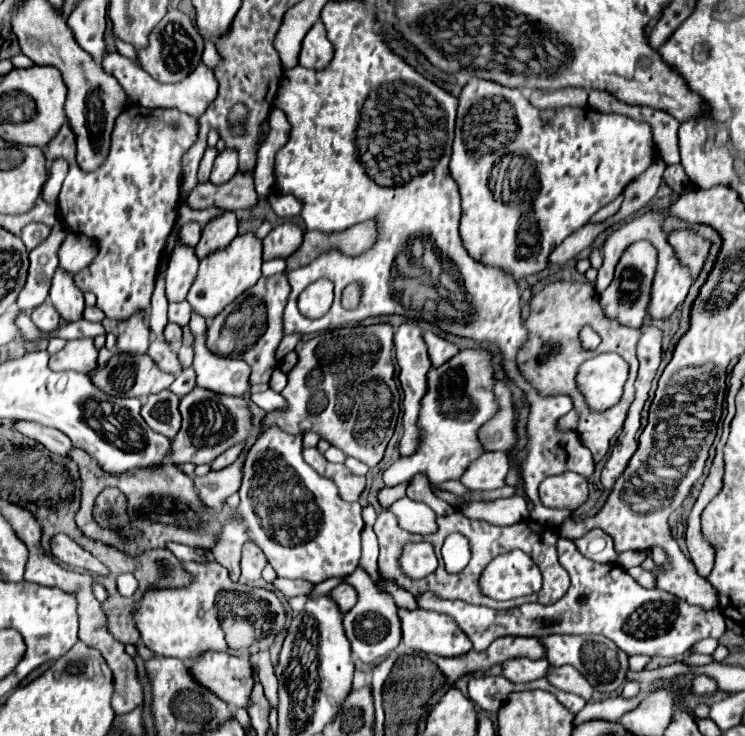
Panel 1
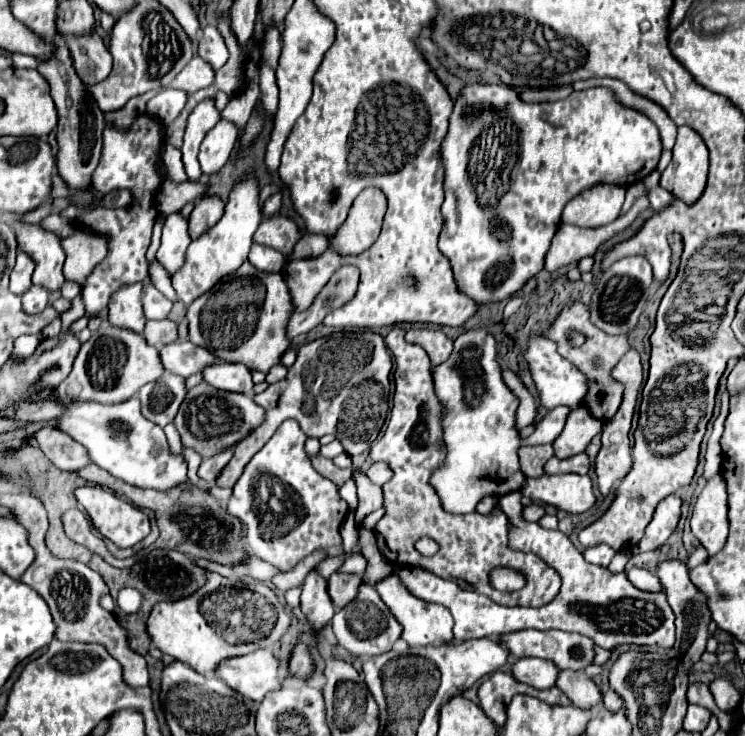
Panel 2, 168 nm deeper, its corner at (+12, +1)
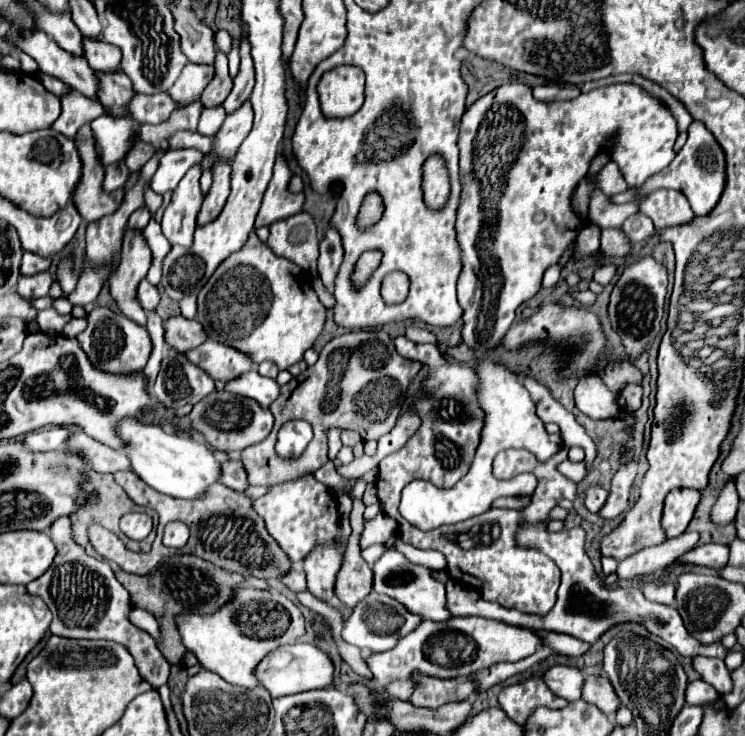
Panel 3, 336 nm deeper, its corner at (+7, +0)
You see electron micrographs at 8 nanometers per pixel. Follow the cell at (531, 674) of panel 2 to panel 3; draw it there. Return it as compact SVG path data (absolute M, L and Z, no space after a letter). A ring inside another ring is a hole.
M553 665L545 675L543 681L549 685L549 689L567 701L581 699L581 689L585 683L585 677L577 667L567 665Z

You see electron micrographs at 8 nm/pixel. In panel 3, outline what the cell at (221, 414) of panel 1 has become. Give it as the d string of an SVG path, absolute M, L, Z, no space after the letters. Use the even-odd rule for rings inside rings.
M217 391L201 399L189 413L189 419L193 421L193 427L205 437L205 441L225 455L237 455L245 447L263 441L273 429L273 415L269 409L263 409L253 399L239 397L229 391Z

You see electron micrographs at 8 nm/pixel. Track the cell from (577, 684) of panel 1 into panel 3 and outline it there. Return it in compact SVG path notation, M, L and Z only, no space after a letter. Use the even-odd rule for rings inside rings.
M589 675L583 685L583 699L587 703L597 705L603 713L615 715L619 709L619 697L613 691L613 685L609 685L609 679L603 675Z

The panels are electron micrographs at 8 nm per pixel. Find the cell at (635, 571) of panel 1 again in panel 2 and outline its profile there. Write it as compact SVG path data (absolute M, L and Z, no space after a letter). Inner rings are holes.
M630 568L630 570L626 572L626 576L628 576L628 580L630 580L636 588L640 588L640 590L646 590L646 592L658 592L658 590L662 590L662 584L660 584L658 576L652 574L652 572L648 572L648 570Z

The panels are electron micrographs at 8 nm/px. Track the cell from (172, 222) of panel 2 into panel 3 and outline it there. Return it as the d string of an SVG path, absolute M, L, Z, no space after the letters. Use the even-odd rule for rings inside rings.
M201 163L193 165L185 173L177 189L173 191L171 203L165 209L165 215L161 219L161 229L171 245L189 247L193 243L195 217L205 197L199 189L199 177L201 177Z

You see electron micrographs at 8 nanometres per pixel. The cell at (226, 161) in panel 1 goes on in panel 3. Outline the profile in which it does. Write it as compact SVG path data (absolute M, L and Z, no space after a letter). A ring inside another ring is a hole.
M245 101L235 113L227 115L225 123L215 135L215 149L211 157L203 157L203 169L209 169L215 159L233 159L243 139L249 135L249 129L253 125L253 109L251 103Z

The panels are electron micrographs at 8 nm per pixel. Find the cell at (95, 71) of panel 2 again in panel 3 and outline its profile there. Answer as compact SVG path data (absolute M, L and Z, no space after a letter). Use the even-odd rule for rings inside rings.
M123 71L97 73L99 77L99 101L105 107L107 115L129 117L129 101L135 97L133 83L125 77Z

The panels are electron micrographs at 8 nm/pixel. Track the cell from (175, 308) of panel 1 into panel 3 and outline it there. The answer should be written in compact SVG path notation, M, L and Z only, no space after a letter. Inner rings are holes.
M141 281L141 285L137 287L137 299L143 309L155 309L159 305L159 291L151 283Z

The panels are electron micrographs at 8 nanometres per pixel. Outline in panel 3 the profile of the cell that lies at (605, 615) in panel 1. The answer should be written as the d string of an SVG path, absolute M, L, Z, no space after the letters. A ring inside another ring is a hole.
M539 525L539 527L529 527L529 531L519 531L519 543L521 545L537 547L539 551L549 555L561 569L559 597L557 597L557 603L555 603L553 611L549 611L545 617L527 615L527 613L519 613L515 609L505 609L497 603L489 603L481 597L479 591L461 587L453 579L447 583L447 609L449 609L449 613L451 615L475 615L475 617L497 619L497 621L505 621L509 625L527 627L527 629L535 627L535 629L559 631L559 633L573 635L573 637L577 637L581 641L587 641L587 643L595 643L607 629L611 629L617 623L635 621L635 623L643 623L651 633L655 633L655 635L663 637L667 643L671 643L679 651L681 657L703 655L725 658L729 650L722 645L721 641L717 641L713 645L701 645L701 641L697 641L693 635L689 635L689 631L685 629L683 619L677 613L677 609L647 601L641 589L633 589L633 587L605 589L605 587L601 587L601 579L597 577L597 573L593 569L593 563L587 557L585 539L586 533L581 527L573 527L570 530L563 529L559 533L547 533L545 527Z

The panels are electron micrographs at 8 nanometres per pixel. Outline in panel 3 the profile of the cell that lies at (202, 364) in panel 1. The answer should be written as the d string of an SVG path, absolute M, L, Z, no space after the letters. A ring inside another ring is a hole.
M251 369L249 373L241 375L239 379L229 381L225 385L225 389L229 393L255 399L265 409L279 397L279 385L277 385L277 381L269 379L269 377L261 377L257 373L257 369Z

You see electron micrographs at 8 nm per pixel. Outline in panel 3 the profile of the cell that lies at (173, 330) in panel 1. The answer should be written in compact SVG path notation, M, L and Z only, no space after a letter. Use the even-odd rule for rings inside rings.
M183 315L171 317L165 325L165 339L169 347L175 347L179 351L195 349L197 345L205 343L205 329L195 319L185 319Z

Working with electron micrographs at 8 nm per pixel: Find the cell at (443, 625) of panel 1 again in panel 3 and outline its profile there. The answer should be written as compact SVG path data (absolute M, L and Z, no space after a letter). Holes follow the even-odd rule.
M387 549L379 561L375 561L373 565L375 569L375 583L373 589L377 593L385 593L393 599L397 599L399 603L403 603L411 613L421 615L423 619L431 619L431 621L447 621L451 615L445 607L445 583L449 577L433 577L433 569L423 567L423 565L415 565L411 561L407 561L401 553L397 553L395 549Z

